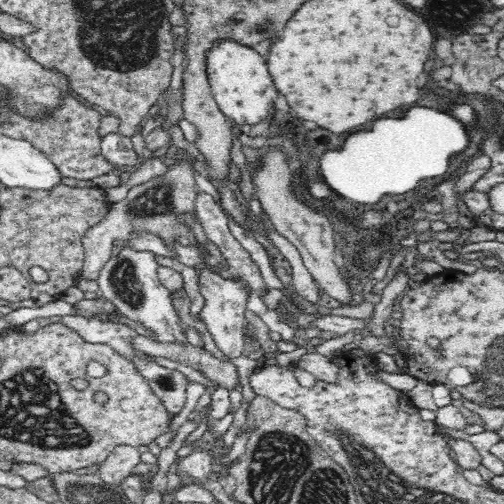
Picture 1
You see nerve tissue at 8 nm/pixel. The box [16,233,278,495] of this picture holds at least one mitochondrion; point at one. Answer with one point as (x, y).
(122, 281)

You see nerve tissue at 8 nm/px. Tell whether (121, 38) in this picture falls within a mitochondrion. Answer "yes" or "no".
yes

